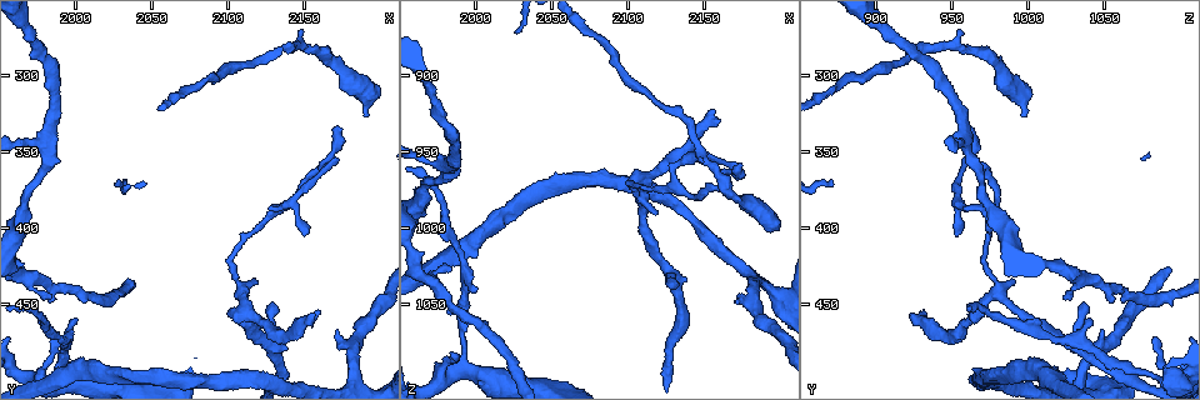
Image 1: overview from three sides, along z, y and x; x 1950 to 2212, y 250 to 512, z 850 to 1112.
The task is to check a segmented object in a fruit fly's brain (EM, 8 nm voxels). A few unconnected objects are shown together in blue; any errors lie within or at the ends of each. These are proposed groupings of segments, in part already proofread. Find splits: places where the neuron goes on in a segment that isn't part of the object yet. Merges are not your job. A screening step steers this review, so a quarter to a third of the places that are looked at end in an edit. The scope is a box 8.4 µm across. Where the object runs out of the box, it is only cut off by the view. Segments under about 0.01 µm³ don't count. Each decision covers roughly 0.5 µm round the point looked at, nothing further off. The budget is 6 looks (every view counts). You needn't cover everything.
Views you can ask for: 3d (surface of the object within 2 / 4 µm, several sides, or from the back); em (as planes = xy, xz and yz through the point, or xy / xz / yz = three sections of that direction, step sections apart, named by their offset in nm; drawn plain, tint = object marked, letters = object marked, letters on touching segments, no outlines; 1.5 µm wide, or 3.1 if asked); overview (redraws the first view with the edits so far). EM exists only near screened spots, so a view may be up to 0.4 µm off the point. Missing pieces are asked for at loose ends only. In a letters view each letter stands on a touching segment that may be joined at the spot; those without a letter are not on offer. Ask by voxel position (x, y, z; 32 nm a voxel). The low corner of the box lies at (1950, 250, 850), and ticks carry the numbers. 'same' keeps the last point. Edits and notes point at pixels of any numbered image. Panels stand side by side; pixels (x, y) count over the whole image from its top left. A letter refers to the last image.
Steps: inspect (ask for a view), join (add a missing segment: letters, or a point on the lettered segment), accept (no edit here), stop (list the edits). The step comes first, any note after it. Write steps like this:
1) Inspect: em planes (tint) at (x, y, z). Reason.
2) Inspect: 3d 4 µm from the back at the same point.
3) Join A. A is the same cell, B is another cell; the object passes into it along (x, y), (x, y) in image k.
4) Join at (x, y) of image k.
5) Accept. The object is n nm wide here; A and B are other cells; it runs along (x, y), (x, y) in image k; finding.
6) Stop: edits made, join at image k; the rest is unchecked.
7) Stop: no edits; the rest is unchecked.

Inspect: em xz step 4 (tint) at (2150, 404, 954). Free end.

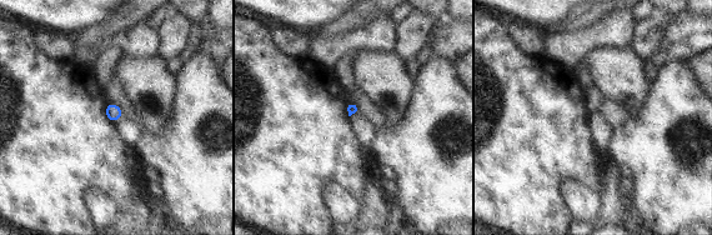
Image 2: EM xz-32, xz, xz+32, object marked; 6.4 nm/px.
Inspect: em planes (letters) at the same point.

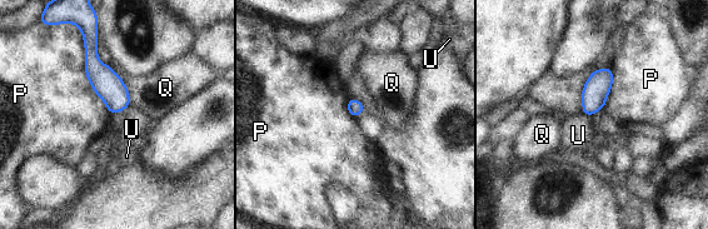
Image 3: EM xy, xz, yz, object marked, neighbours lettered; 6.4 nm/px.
Accept. P, Q and U are other cells; no lettered segment goes on from it.

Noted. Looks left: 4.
Inspect: 3d 4 µm from the back at (2120, 434, 990). An open end.

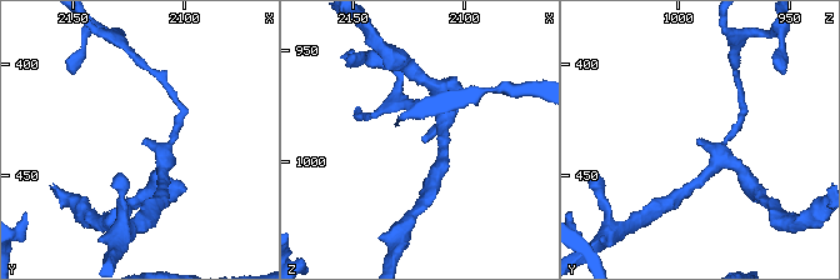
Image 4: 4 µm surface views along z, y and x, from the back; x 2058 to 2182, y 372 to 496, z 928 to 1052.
Inspect: em xy step 8 (letters) at (2118, 435, 991). Need the tissue.

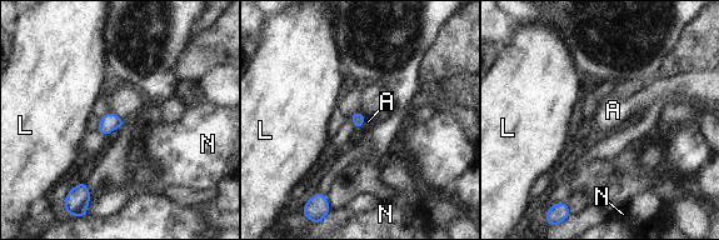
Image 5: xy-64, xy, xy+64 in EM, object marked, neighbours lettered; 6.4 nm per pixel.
Accept. A, L and N are other cells; a border runs along (365, 116), (363, 125) in image 5; none of them fits.

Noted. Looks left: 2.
Inspect: em yz step 8 (letters) at (2174, 336, 956). Free end.

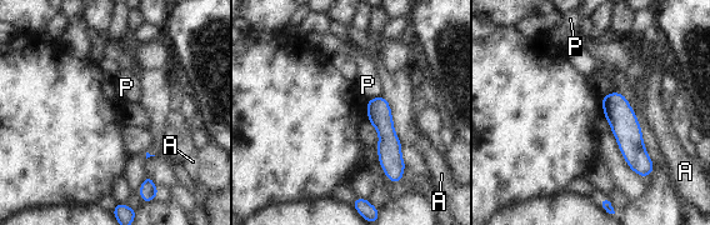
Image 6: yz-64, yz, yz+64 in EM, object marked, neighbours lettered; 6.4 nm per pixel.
Accept. The object is 130 nm wide here; A and P are other cells; a border runs along (383, 95), (366, 101) in image 6; none of them fits.

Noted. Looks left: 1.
Stop: no edits; the rest is unchecked.

